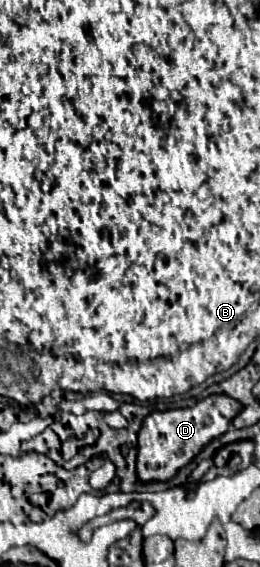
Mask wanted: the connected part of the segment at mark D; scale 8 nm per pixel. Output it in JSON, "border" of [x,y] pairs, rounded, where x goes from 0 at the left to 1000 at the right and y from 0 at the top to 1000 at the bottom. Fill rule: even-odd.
{"border":[[[862,693],[808,697],[723,721],[592,725],[554,739],[531,764],[531,806],[523,831],[546,848],[654,848],[685,827],[723,820],[777,788],[877,760],[892,735],[923,725],[923,711]],[[692,795],[692,802],[677,799]]]}

